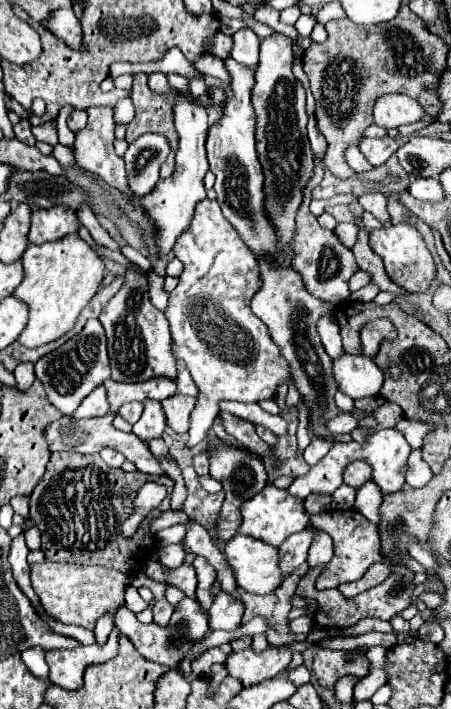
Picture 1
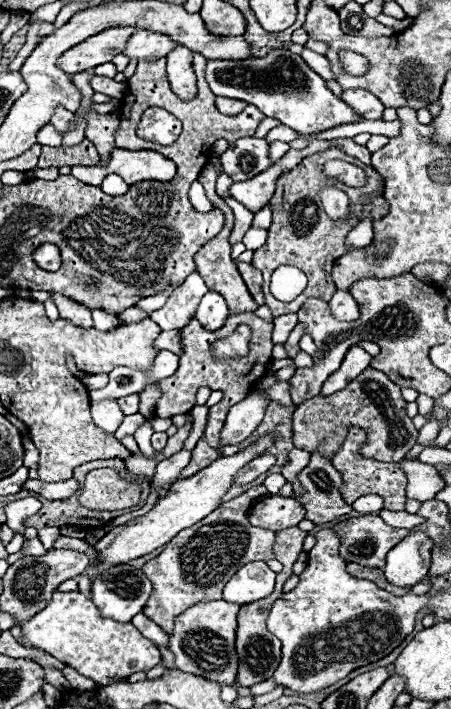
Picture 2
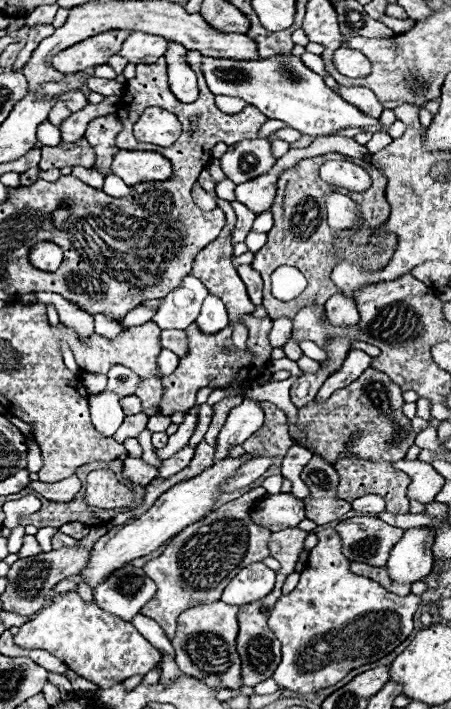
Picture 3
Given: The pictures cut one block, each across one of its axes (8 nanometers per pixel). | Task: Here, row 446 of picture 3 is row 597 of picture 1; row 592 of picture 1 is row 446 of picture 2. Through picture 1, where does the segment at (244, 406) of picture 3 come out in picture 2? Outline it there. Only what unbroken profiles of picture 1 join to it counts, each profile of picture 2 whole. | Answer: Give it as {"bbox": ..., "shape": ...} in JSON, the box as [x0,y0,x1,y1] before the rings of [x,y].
{"bbox":[218,392,268,456],"shape":[[[252,392],[242,402],[238,402],[236,406],[230,408],[226,424],[220,432],[220,448],[218,448],[220,456],[222,456],[224,446],[240,444],[260,426],[262,418],[264,418],[266,404],[268,404],[268,398]]]}

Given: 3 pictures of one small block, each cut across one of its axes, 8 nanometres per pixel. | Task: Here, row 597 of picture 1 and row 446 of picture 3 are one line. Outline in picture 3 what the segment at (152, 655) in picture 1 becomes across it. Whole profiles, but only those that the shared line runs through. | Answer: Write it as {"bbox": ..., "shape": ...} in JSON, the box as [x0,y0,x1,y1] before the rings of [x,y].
{"bbox":[158,446,194,480],"shape":[[[184,446],[184,448],[182,448],[180,452],[176,452],[172,458],[168,458],[168,460],[162,462],[162,466],[158,468],[158,478],[166,480],[166,478],[178,474],[182,468],[186,468],[186,466],[190,464],[192,456],[194,456],[194,448]]]}

